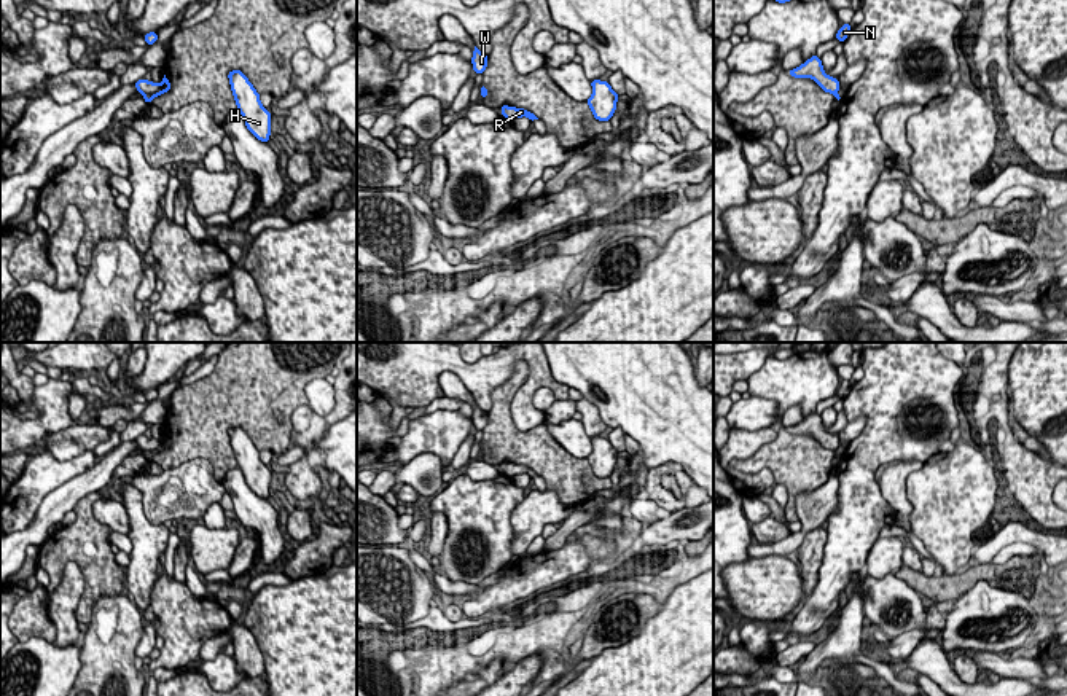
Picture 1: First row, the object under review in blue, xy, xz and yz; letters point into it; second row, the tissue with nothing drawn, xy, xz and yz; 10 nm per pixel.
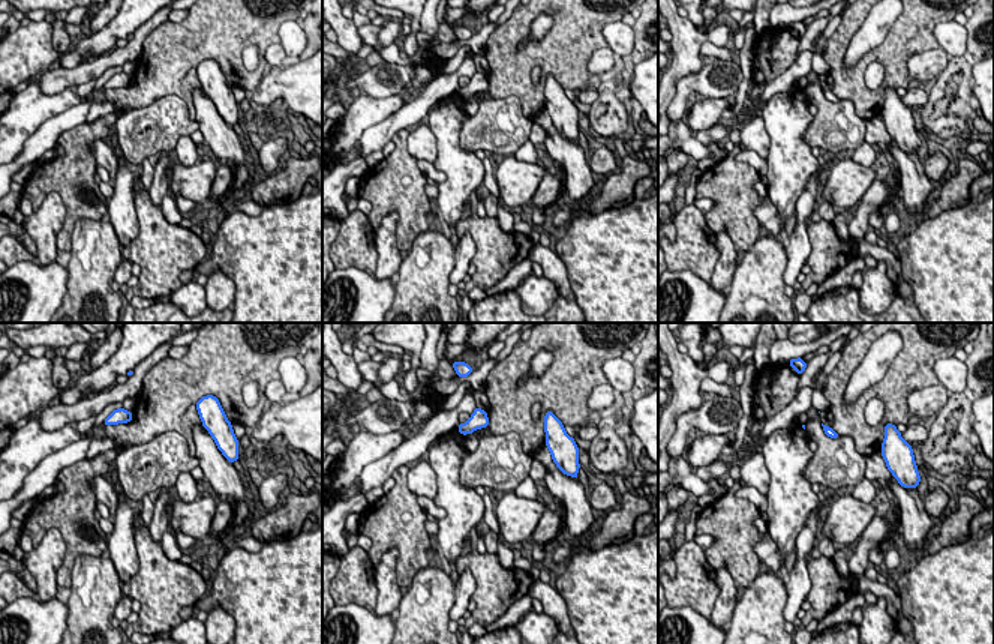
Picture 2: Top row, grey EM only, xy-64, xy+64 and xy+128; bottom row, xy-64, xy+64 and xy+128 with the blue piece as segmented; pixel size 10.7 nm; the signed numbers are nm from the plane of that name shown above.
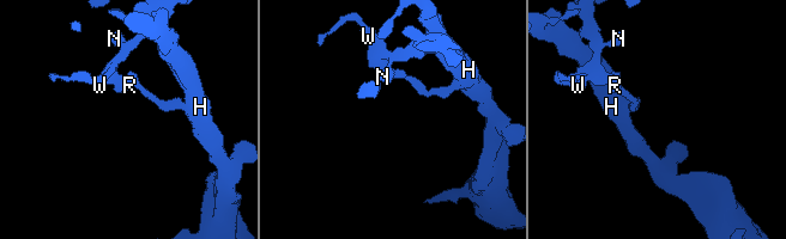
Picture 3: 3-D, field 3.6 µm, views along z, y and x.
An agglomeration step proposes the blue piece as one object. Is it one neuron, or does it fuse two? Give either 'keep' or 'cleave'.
cleave

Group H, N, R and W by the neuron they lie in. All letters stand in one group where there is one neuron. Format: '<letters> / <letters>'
H R / N W

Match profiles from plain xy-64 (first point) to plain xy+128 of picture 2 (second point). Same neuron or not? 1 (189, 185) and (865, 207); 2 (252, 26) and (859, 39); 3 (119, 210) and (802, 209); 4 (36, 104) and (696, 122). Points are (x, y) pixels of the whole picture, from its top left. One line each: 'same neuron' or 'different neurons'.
1: different neurons
2: different neurons
3: different neurons
4: same neuron

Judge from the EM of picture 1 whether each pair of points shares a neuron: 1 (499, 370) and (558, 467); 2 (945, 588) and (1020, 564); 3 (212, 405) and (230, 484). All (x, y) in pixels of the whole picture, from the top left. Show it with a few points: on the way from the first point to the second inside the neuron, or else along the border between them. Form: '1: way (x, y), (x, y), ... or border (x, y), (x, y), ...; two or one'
1: border (516, 392), (513, 424), (543, 424); two
2: way (964, 580), (975, 572), (1000, 572); one
3: border (236, 465), (220, 481); two

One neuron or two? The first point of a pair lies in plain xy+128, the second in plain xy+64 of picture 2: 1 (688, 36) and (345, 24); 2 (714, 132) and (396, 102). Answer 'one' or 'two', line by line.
1: one
2: two

